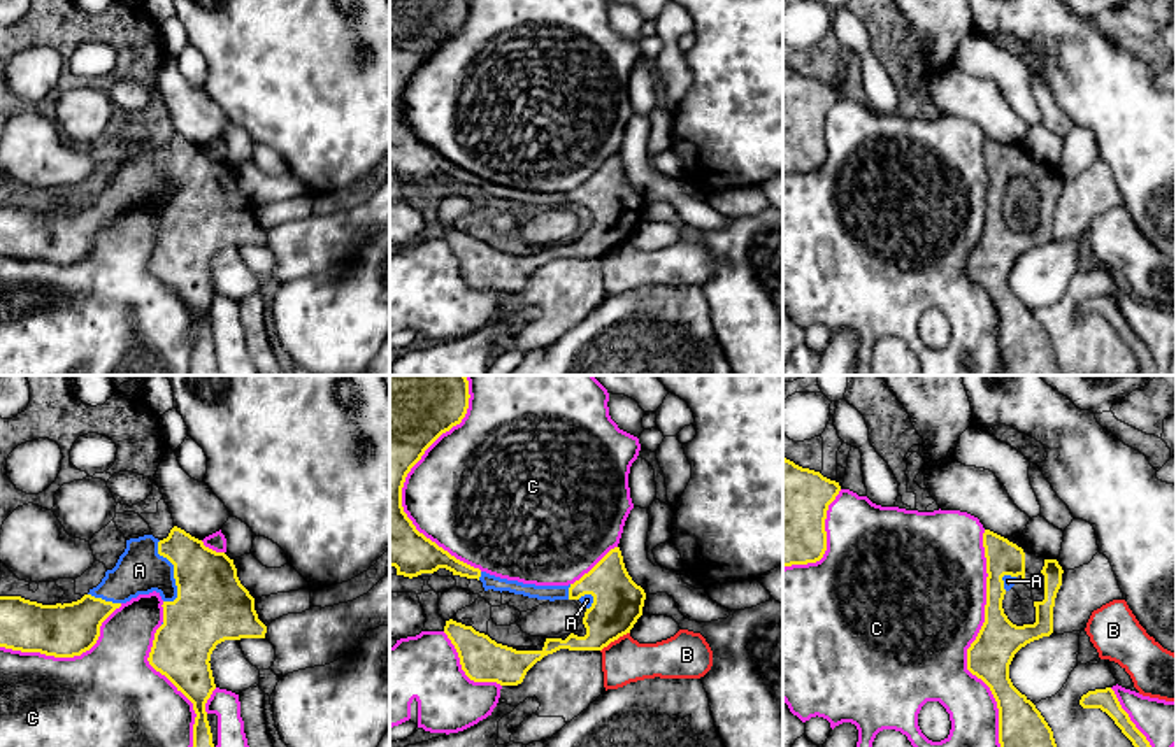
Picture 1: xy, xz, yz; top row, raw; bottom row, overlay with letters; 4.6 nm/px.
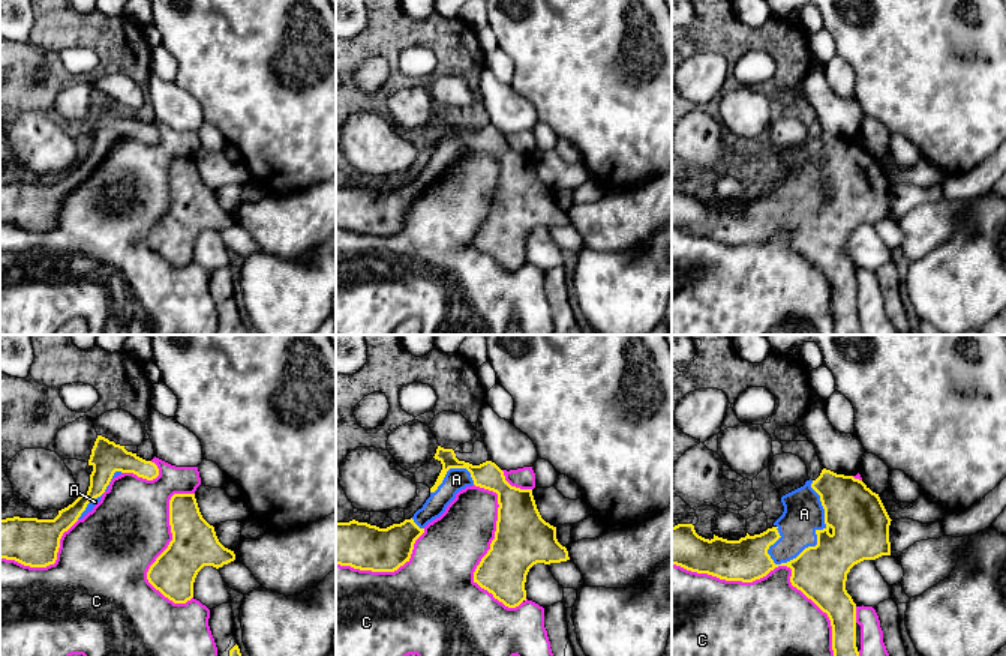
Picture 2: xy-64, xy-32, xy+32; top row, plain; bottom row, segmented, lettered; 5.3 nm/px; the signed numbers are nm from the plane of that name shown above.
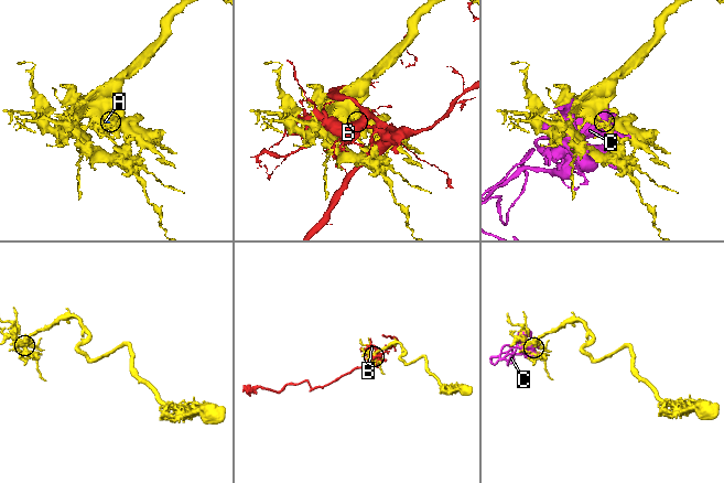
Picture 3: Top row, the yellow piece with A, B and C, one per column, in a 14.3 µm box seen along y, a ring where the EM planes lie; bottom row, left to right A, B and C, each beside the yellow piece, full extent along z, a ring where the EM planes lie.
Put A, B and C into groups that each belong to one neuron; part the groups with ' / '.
A / B / C

